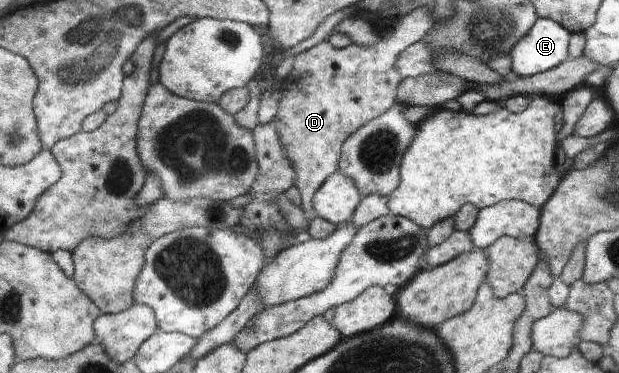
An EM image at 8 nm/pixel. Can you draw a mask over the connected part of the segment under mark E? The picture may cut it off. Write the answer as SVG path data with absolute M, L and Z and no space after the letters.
M540 17L510 52L512 72L530 77L551 70L567 58L567 46L568 29L553 19Z

